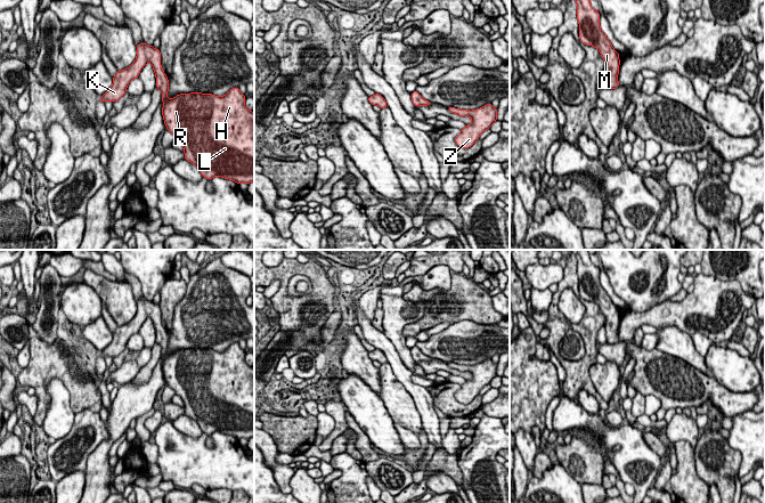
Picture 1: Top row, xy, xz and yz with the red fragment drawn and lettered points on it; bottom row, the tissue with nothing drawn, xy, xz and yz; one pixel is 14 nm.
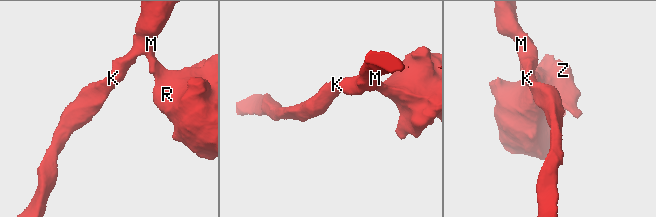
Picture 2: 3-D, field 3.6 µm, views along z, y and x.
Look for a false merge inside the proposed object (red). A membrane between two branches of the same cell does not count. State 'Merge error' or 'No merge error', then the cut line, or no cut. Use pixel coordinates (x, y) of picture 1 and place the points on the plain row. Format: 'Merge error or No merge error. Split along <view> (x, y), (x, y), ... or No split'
No merge error. No split

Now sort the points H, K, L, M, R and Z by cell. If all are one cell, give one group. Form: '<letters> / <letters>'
H K L M R Z

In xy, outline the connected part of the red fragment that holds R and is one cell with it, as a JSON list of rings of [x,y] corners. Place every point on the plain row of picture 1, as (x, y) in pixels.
[[[144,298],[137,300],[137,308],[135,317],[128,324],[116,327],[112,342],[99,352],[99,356],[117,357],[127,348],[130,336],[138,333],[140,325],[150,318],[156,332],[156,343],[162,347],[164,380],[176,395],[181,397],[184,414],[196,421],[207,436],[219,431],[238,440],[254,437],[254,368],[245,363],[245,350],[238,342],[230,344],[222,352],[192,348],[169,355],[169,335],[161,322],[160,305]]]

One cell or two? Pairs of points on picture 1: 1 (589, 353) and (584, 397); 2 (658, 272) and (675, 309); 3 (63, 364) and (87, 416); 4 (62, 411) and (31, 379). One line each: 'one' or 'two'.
1: two
2: two
3: two
4: two

